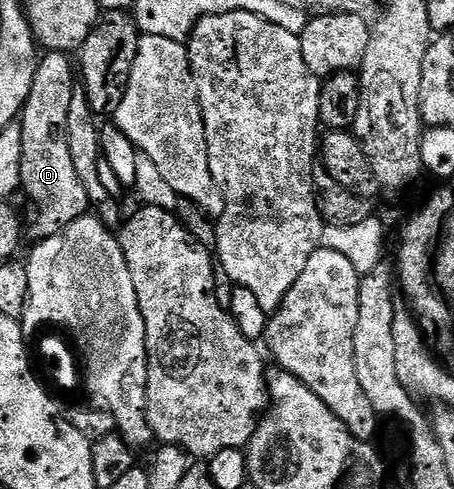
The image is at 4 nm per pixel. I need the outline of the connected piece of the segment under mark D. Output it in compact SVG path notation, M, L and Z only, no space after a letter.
M62 52L45 53L36 63L34 80L18 119L20 190L36 209L32 223L26 226L27 237L29 234L32 240L54 236L74 220L85 217L90 210L88 194L78 180L78 172L74 172L74 160L66 137L66 115L70 113L70 100L77 86L73 59Z

